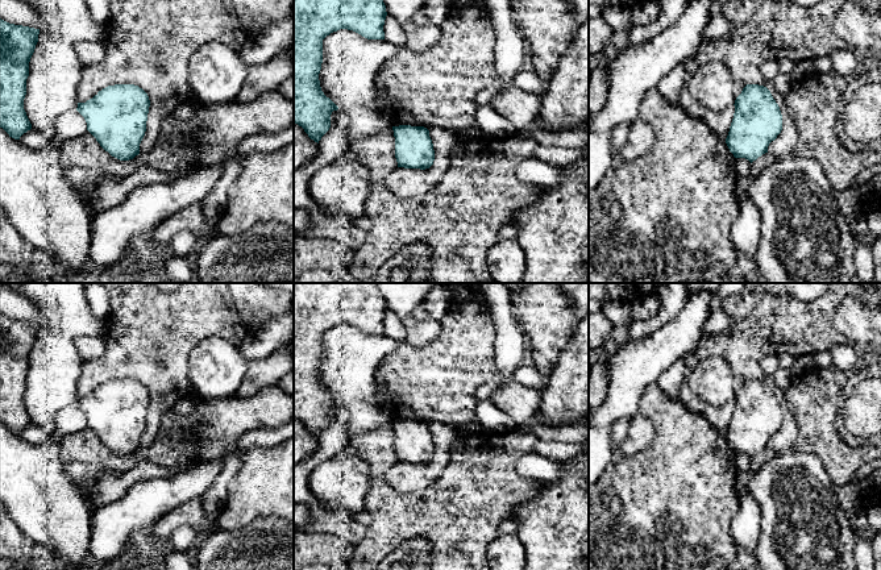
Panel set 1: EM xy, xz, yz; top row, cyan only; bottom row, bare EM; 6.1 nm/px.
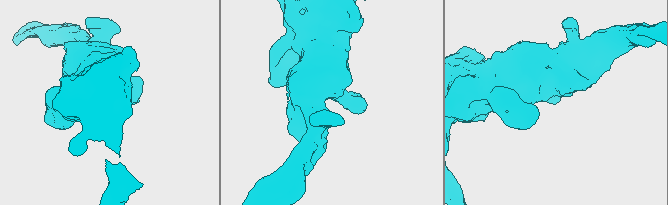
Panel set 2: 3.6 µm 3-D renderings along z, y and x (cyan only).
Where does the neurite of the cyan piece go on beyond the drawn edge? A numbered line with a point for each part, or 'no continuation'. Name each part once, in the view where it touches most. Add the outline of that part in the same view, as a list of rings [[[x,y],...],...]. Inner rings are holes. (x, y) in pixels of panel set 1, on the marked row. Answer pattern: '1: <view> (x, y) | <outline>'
no continuation

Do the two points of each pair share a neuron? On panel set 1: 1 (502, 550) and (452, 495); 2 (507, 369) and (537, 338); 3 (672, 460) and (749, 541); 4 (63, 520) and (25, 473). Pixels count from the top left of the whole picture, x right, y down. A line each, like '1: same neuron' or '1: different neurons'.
1: different neurons
2: different neurons
3: different neurons
4: same neuron

